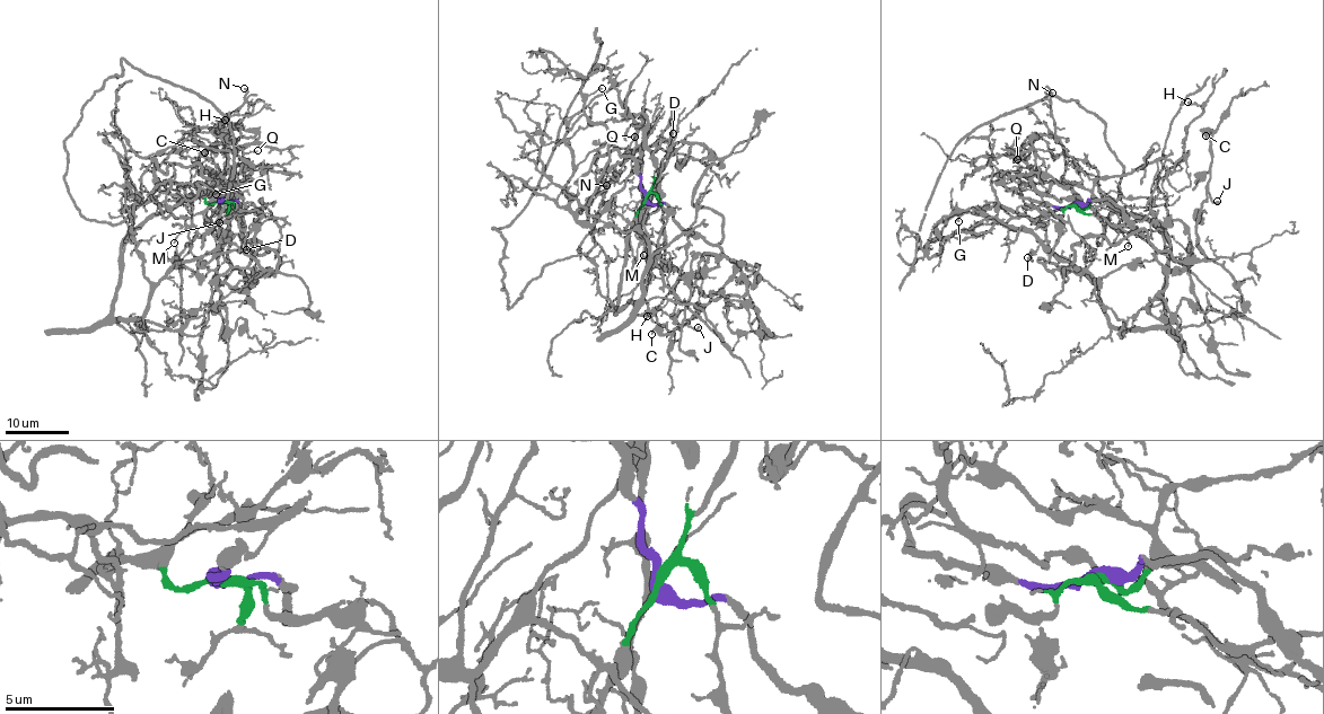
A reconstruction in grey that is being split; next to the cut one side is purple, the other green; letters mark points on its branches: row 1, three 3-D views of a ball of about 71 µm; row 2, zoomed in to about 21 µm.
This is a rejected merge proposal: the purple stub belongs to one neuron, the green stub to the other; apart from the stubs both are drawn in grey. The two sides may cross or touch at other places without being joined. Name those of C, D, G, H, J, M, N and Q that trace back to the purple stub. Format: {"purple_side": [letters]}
{"purple_side": ["C", "G", "J", "M", "N"]}

